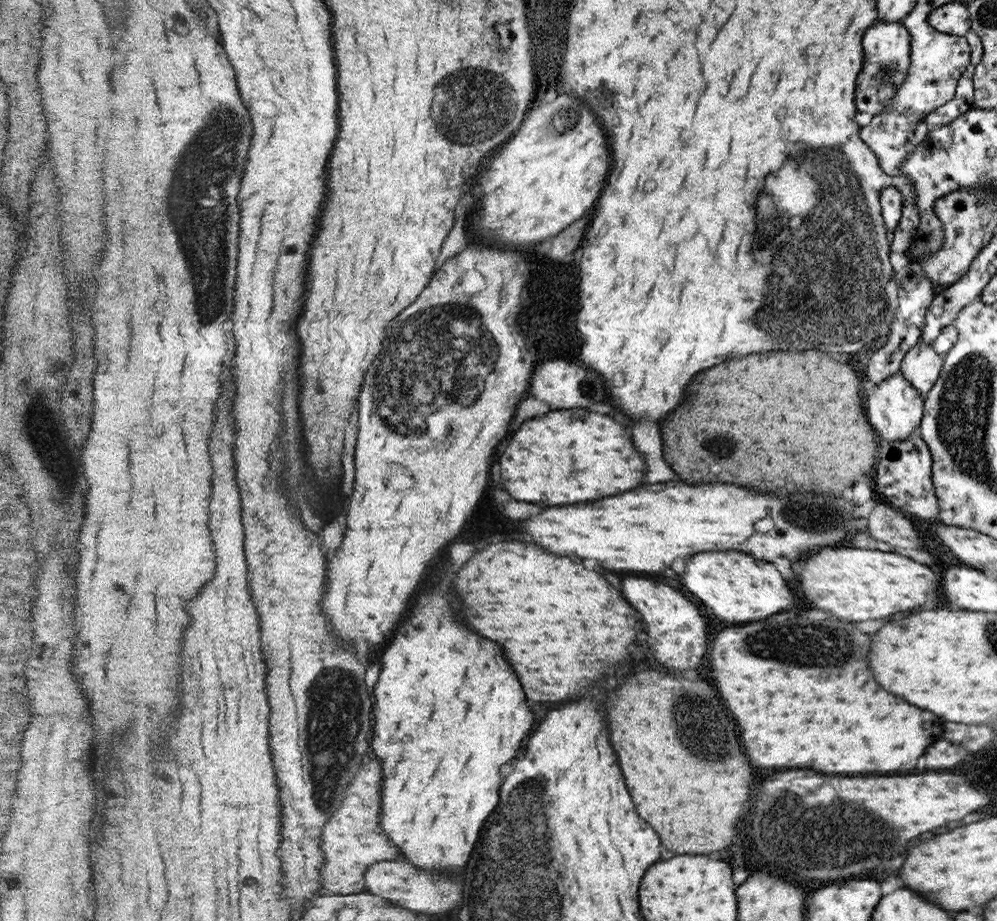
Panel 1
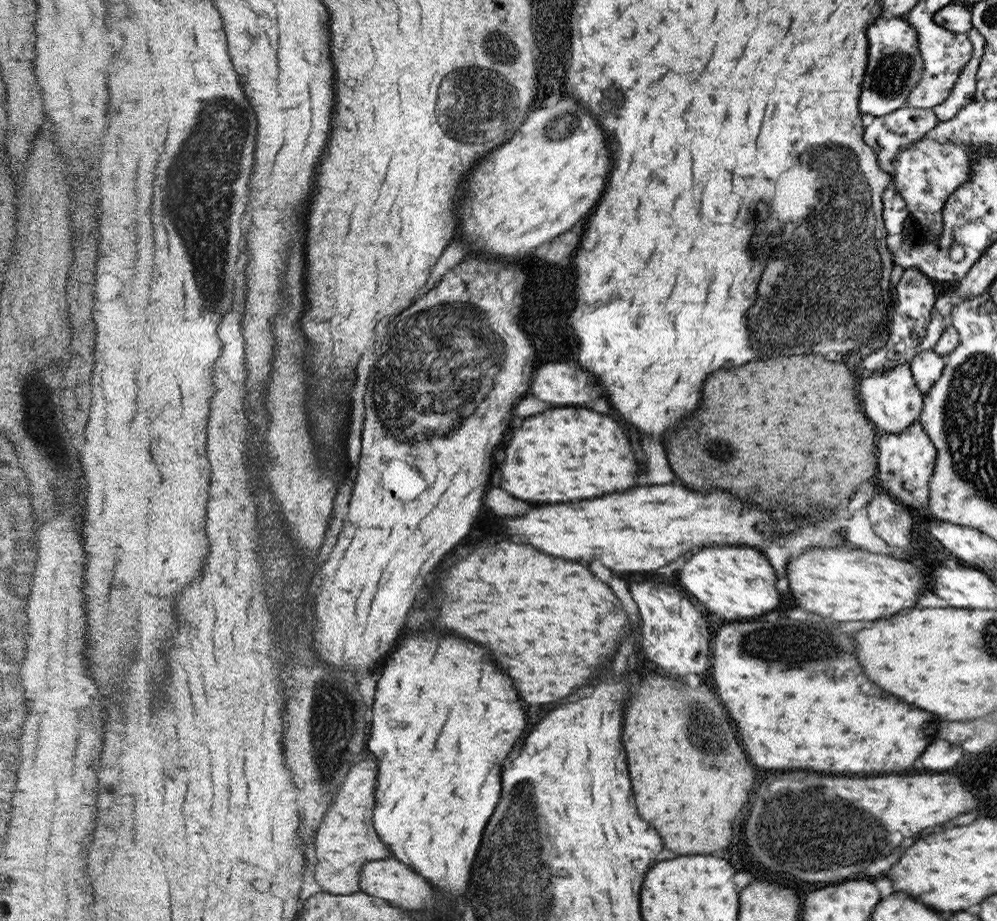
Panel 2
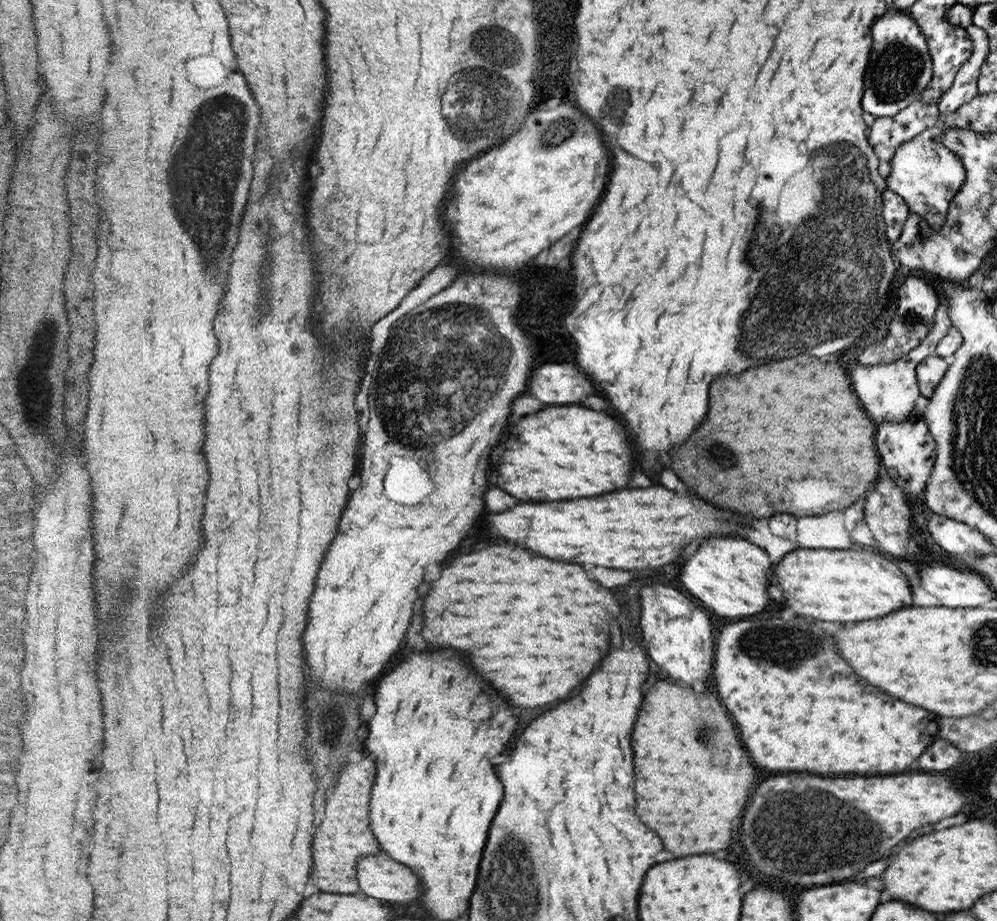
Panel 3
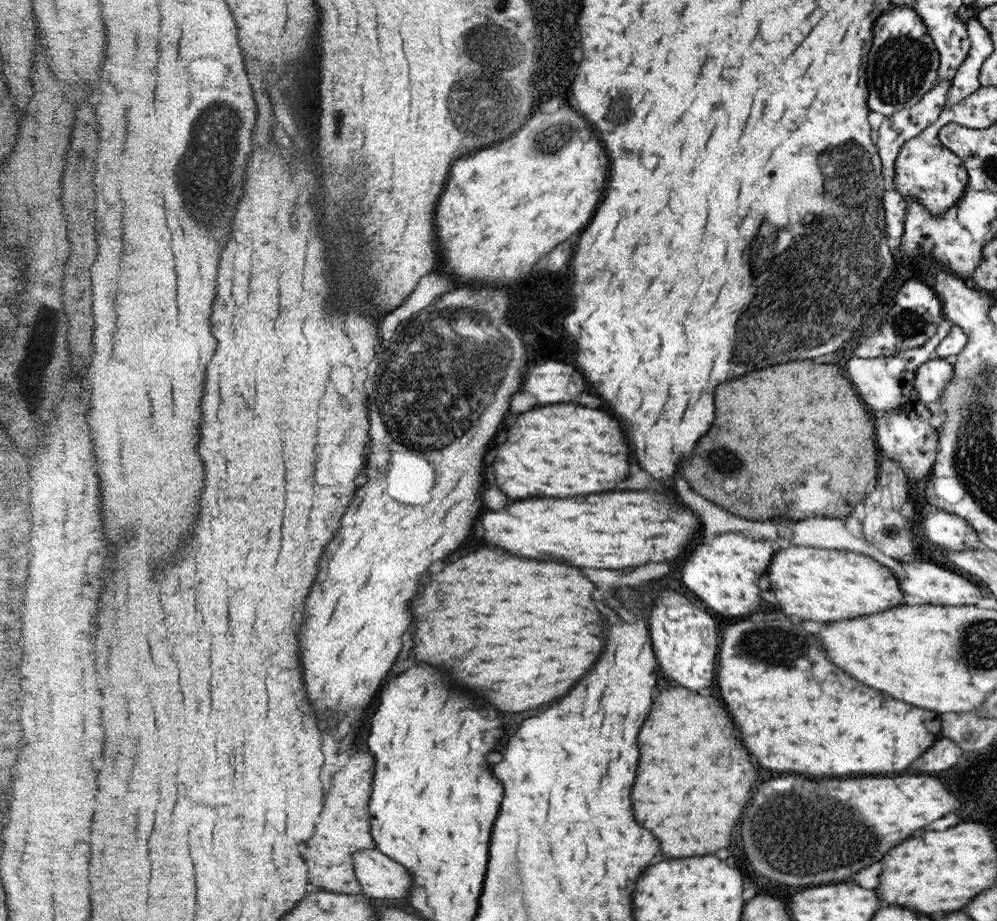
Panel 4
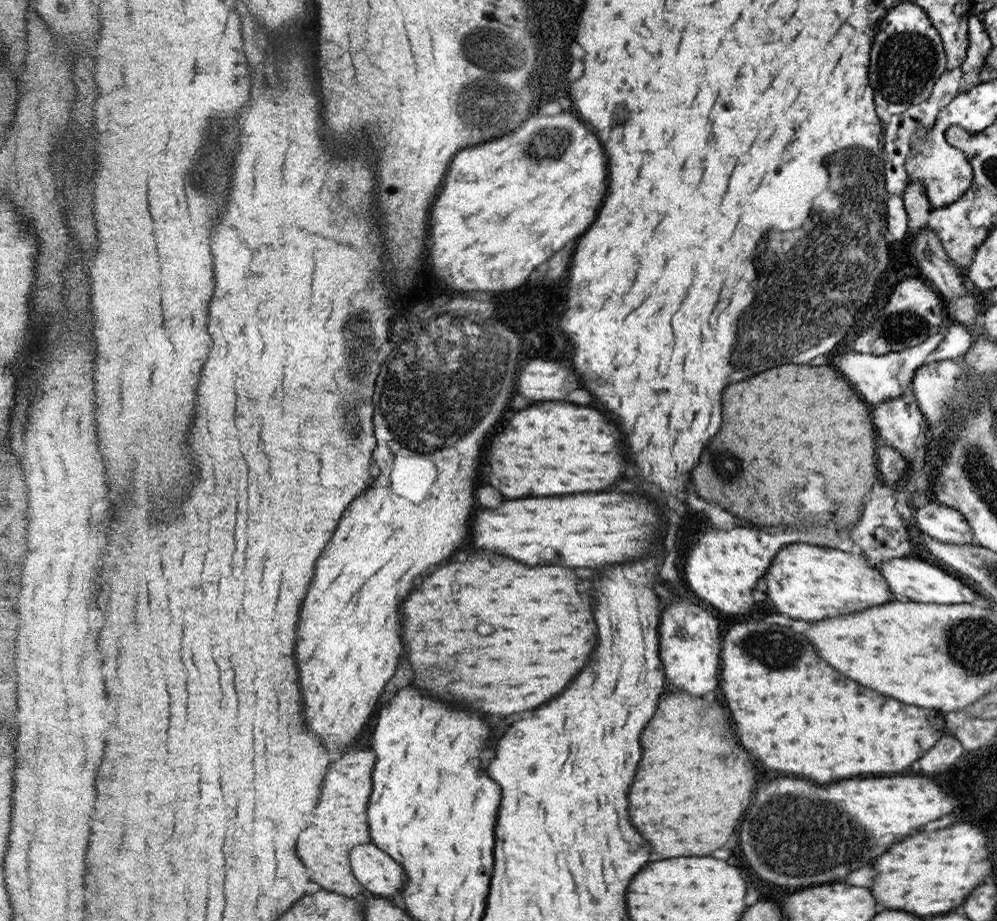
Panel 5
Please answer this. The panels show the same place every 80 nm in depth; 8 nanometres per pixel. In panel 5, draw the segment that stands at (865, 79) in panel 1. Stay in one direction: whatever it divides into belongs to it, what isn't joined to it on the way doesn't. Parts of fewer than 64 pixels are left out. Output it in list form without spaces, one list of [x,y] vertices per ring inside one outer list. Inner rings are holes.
[[[913,1],[900,2],[880,19],[878,32],[870,54],[870,87],[874,90],[876,106],[884,108],[891,115],[905,113],[911,106],[924,102],[933,92],[933,88],[949,66],[949,58],[939,31],[929,18],[928,11]]]

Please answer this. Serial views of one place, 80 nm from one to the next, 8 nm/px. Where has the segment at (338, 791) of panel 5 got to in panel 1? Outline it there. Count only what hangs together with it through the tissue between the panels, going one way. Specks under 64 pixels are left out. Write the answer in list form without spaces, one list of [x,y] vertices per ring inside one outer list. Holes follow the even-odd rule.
[[[372,756],[361,766],[342,808],[325,826],[322,848],[327,856],[326,868],[323,868],[326,890],[332,890],[334,894],[360,894],[368,888],[366,872],[370,866],[384,860],[396,860],[396,856],[400,856],[400,850],[390,842],[386,830],[382,828],[382,790],[383,761]]]

